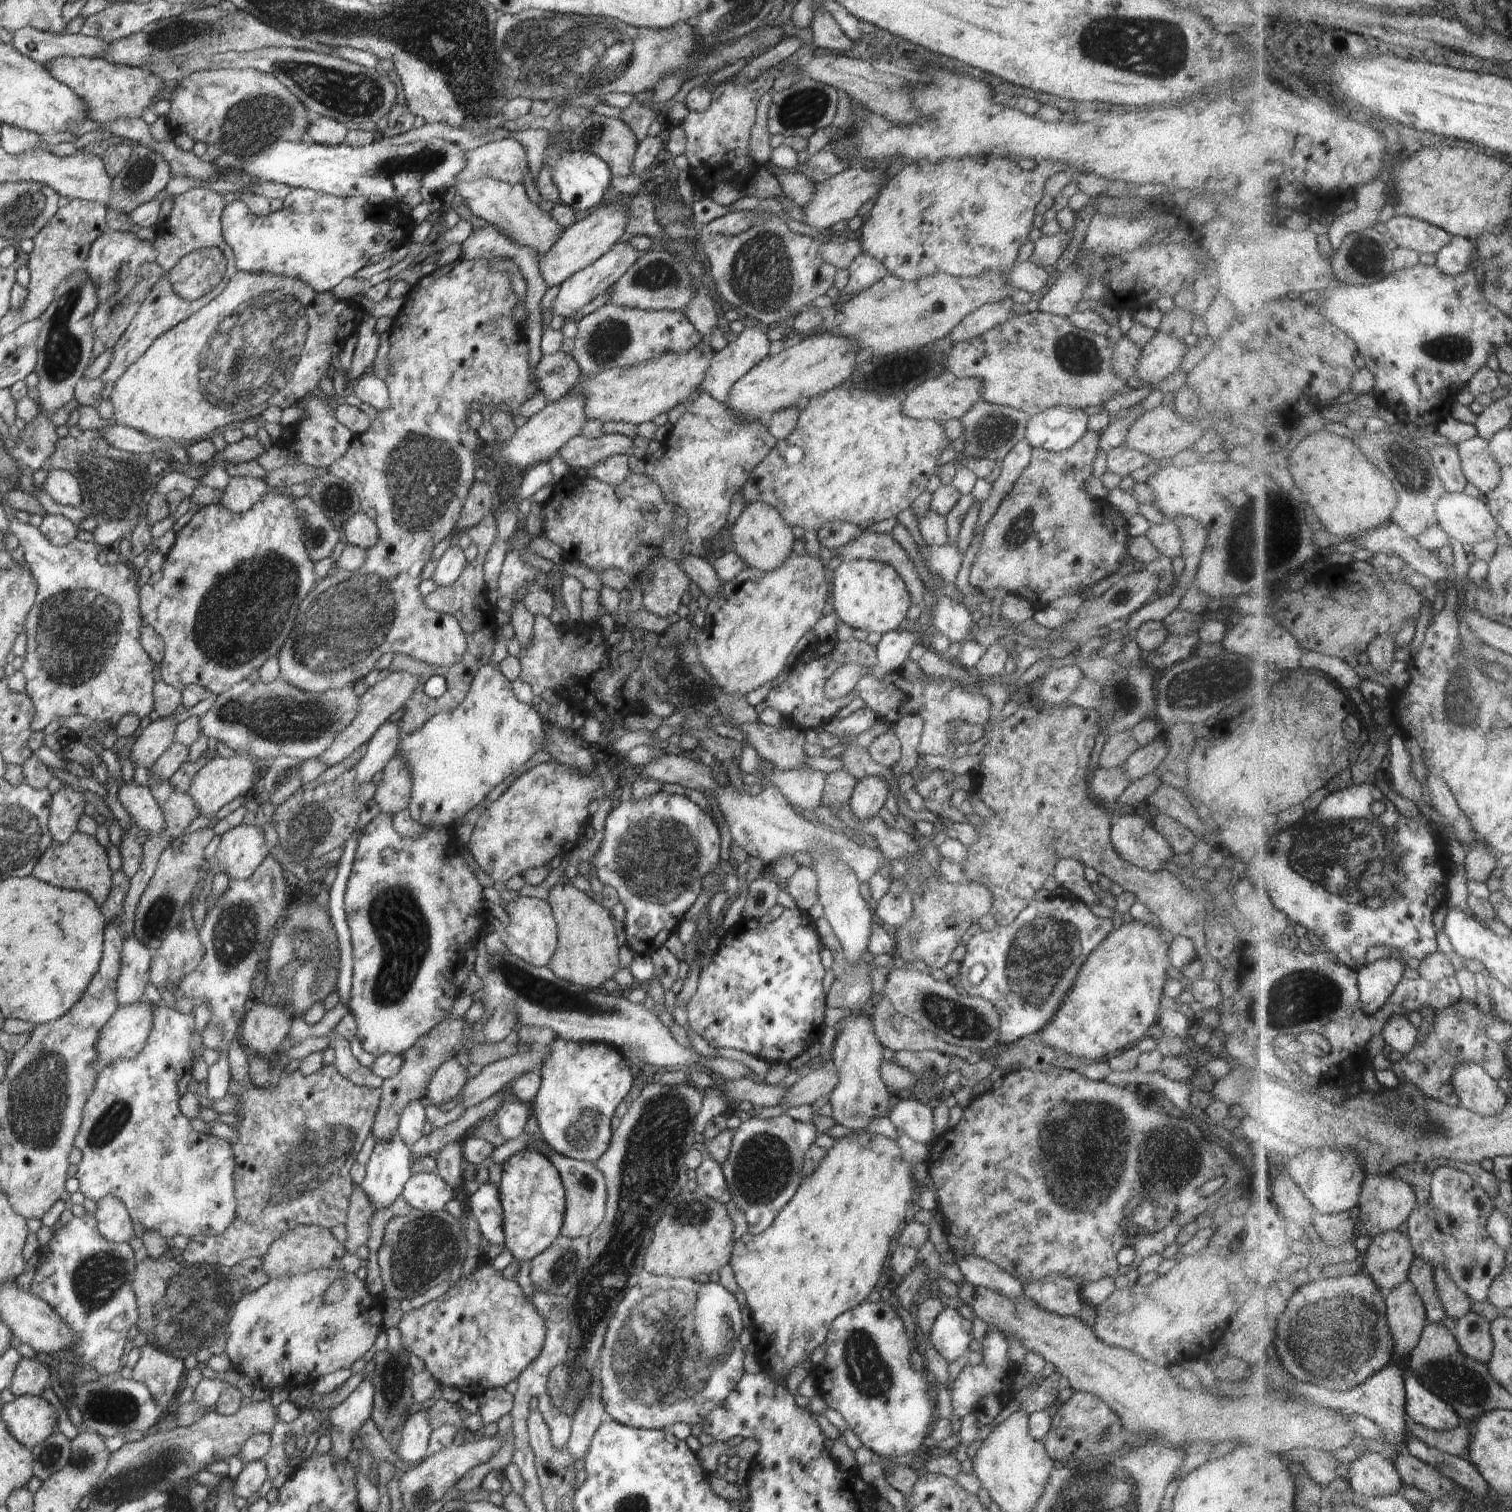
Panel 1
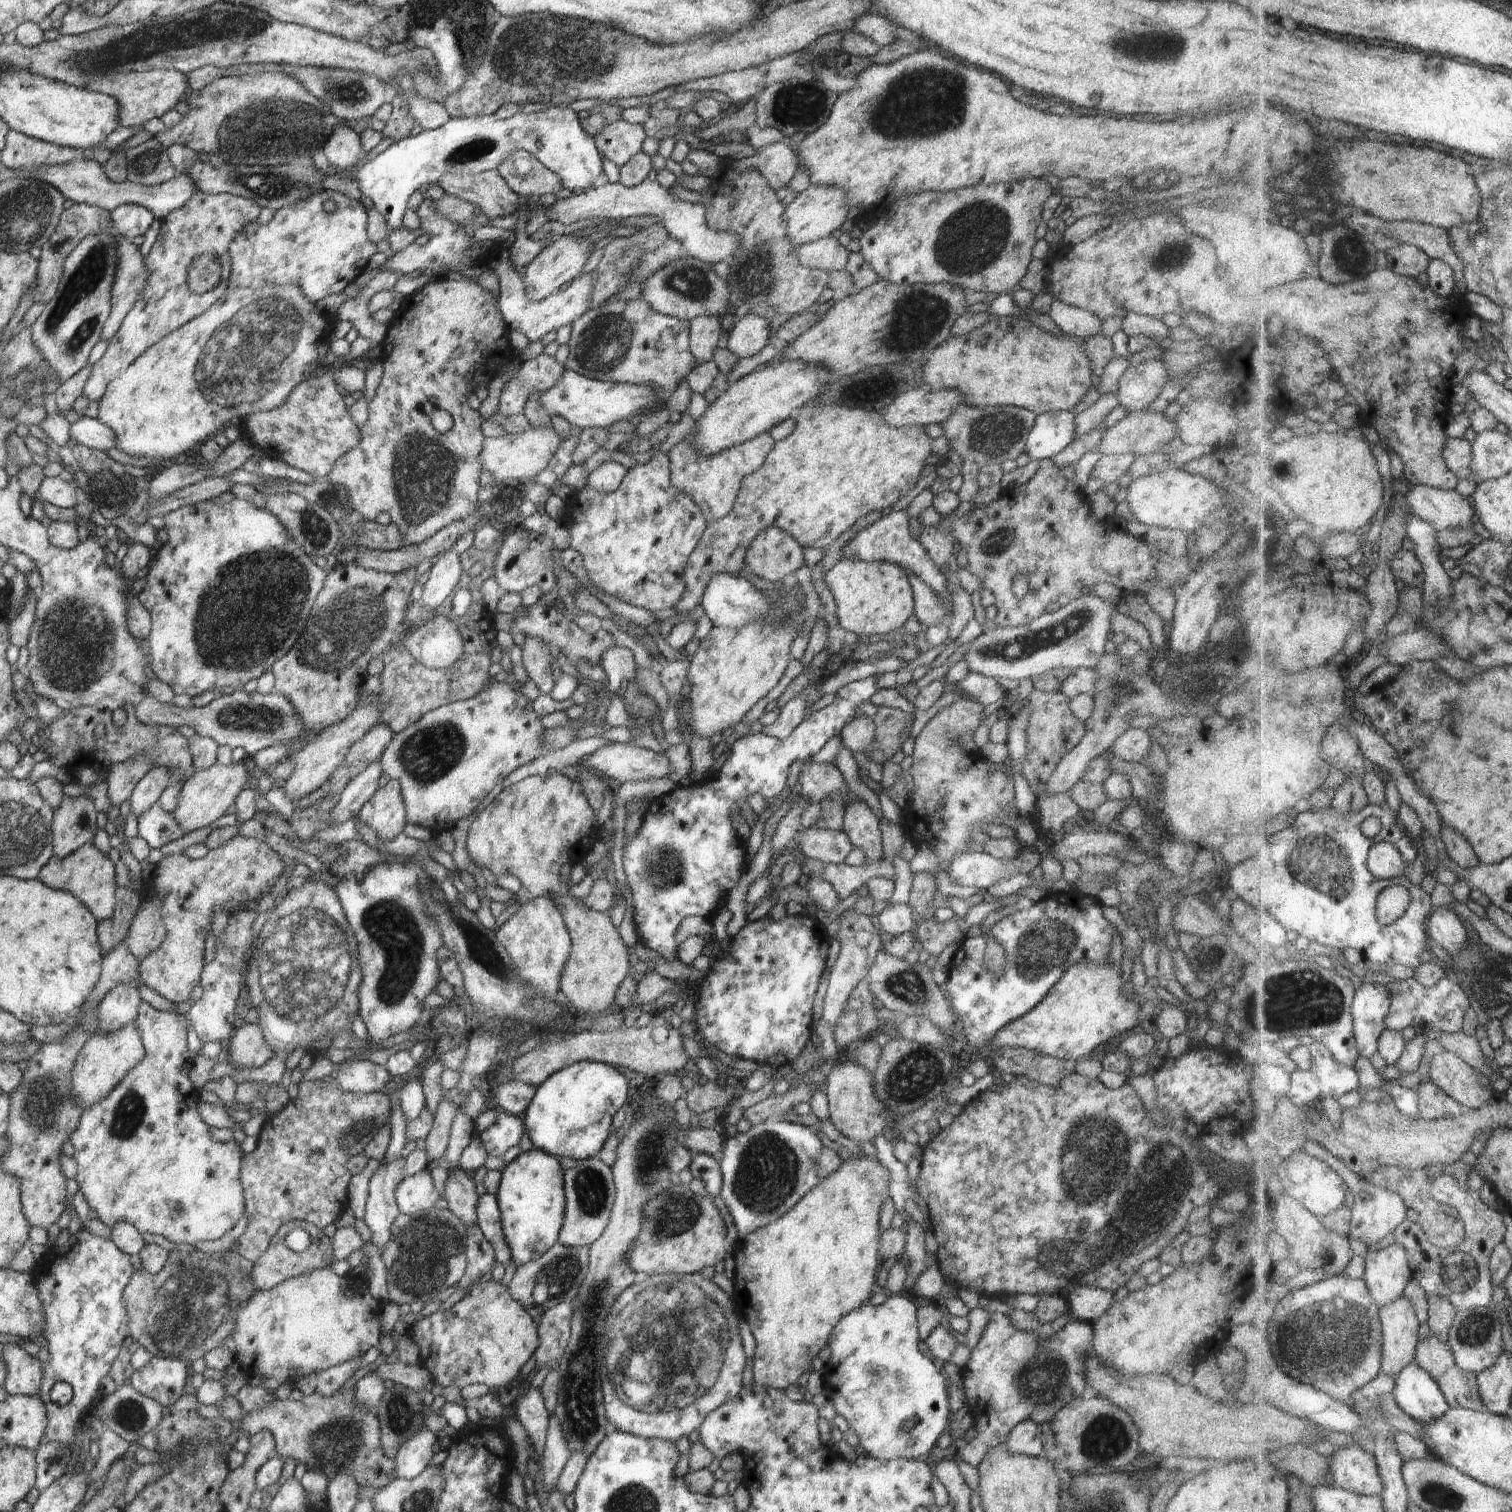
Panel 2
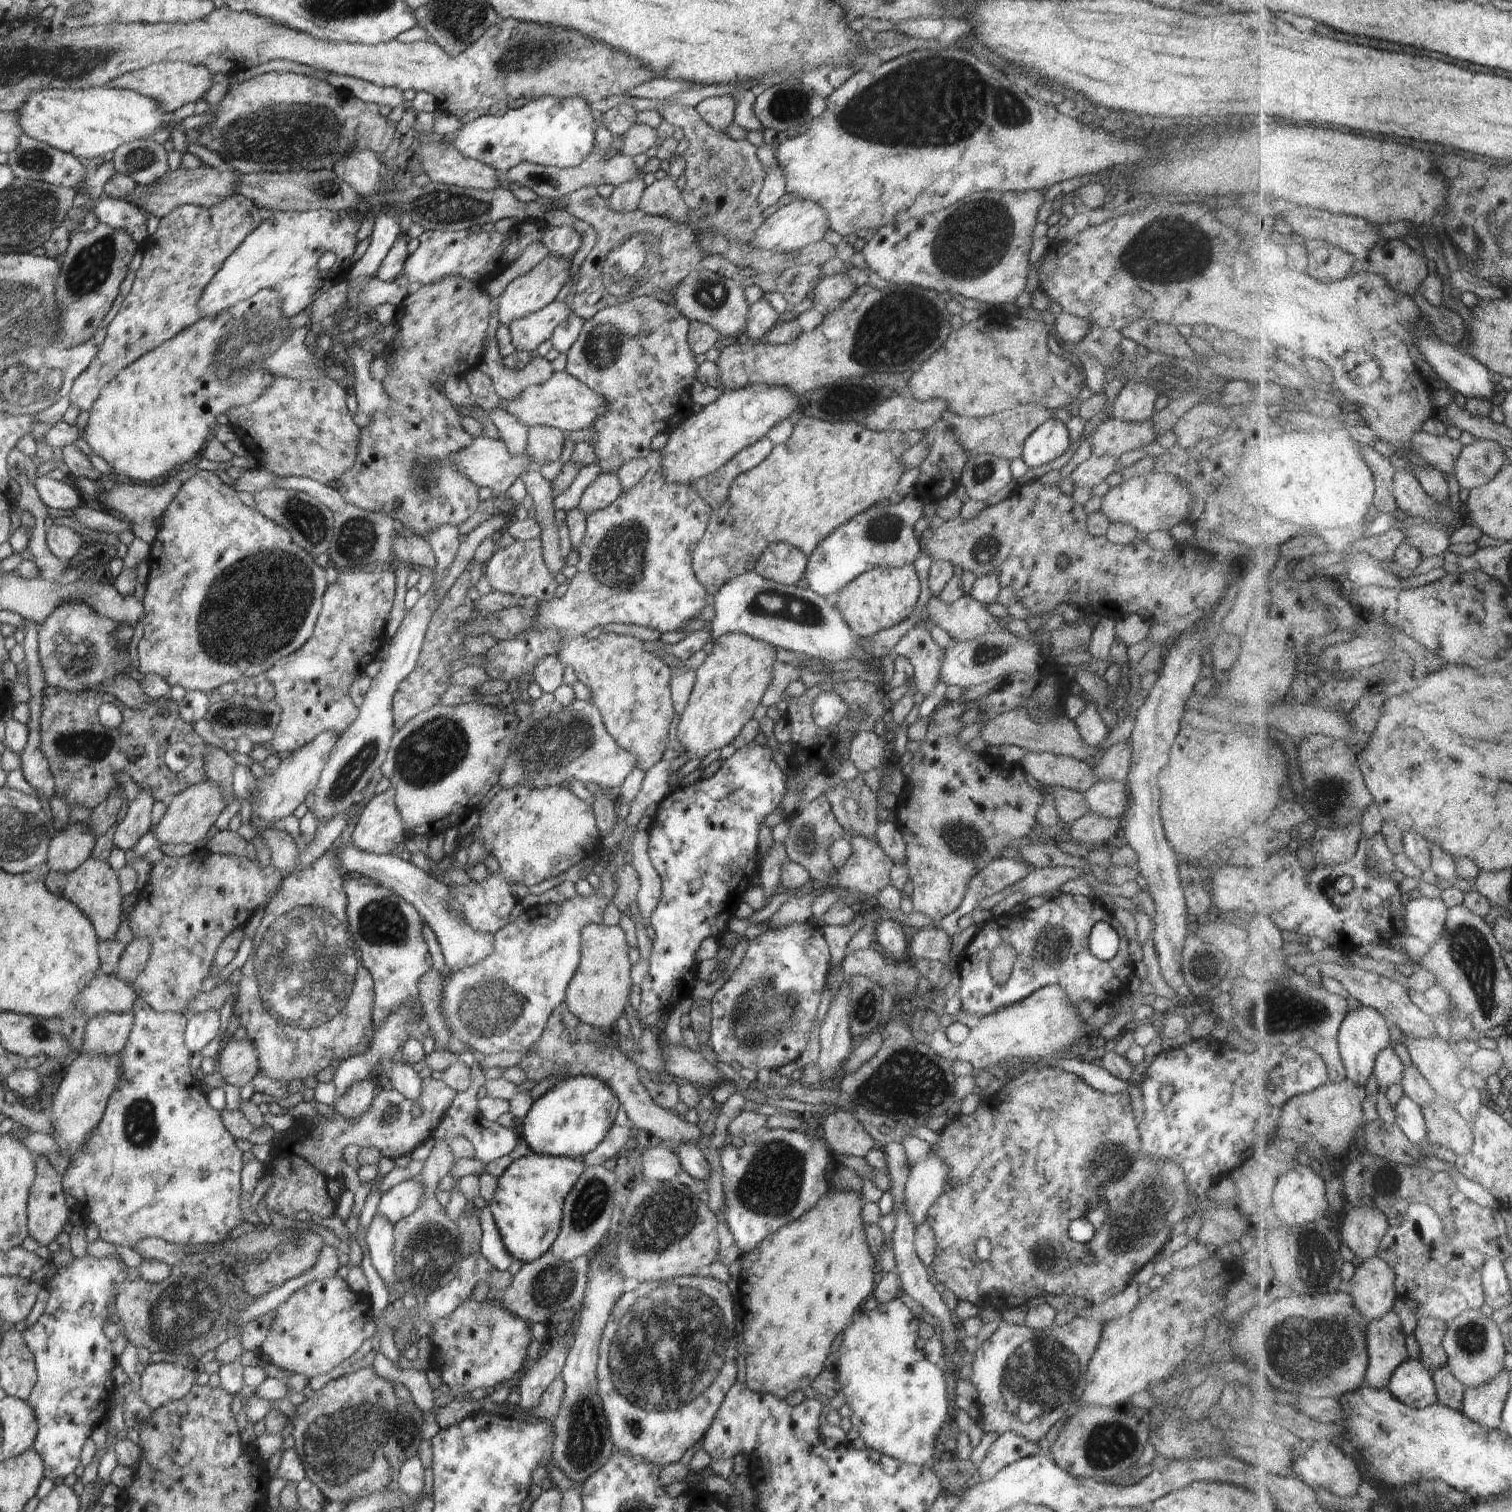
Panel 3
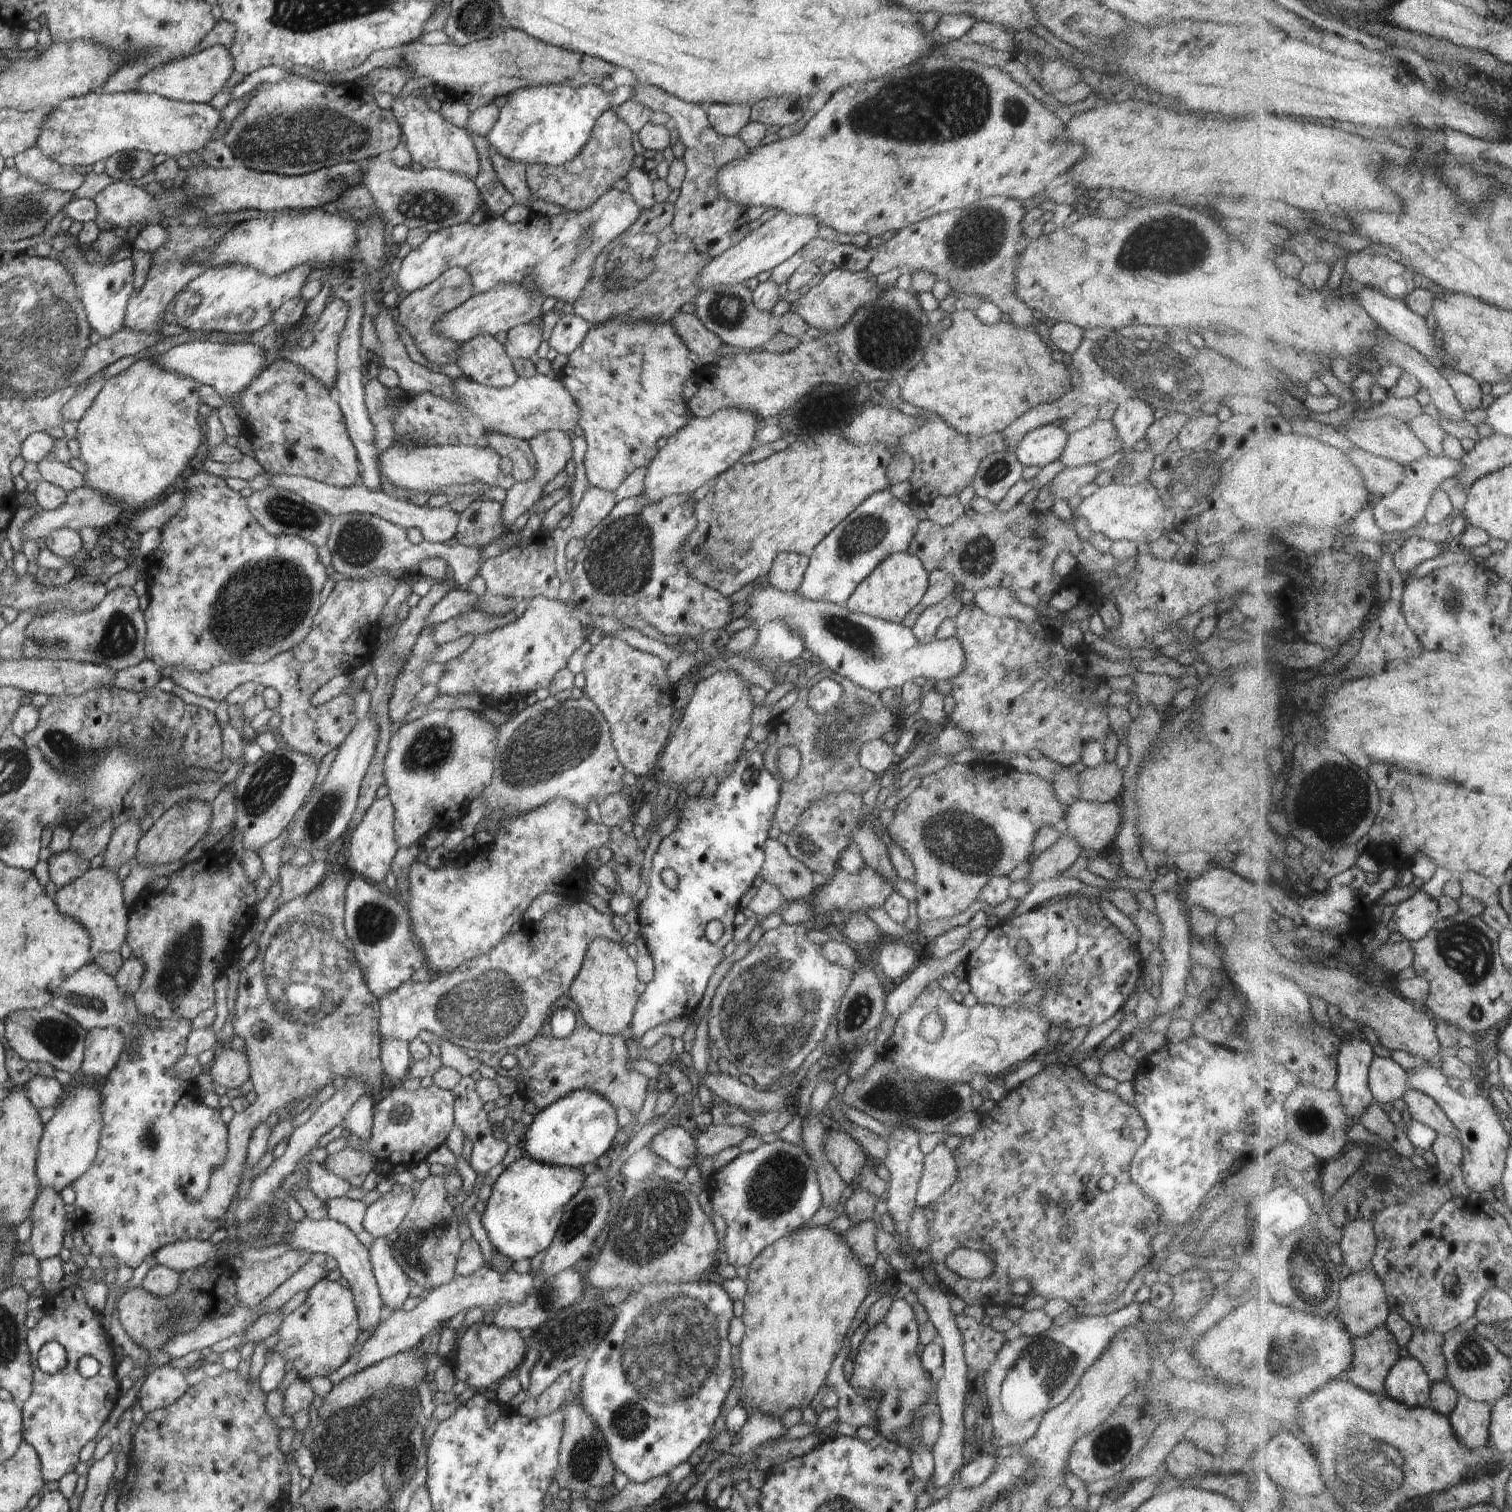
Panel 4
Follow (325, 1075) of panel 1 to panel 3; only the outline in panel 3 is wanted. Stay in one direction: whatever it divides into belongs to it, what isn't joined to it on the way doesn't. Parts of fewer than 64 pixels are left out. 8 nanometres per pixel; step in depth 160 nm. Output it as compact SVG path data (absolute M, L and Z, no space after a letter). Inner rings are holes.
M428 1077L422 1079L418 1100L408 1100L387 1084L372 1100L368 1110L354 1120L346 1120L338 1113L330 1118L322 1115L316 1116L314 1120L298 1118L286 1131L285 1139L280 1138L280 1142L273 1143L272 1159L264 1164L264 1173L270 1172L274 1178L272 1186L263 1196L268 1213L276 1212L290 1219L296 1219L300 1211L320 1218L333 1216L346 1190L341 1174L343 1151L347 1147L355 1145L361 1149L376 1148L382 1156L394 1161L411 1154L426 1139L434 1138L435 1130L449 1110L454 1096L456 1093L446 1084ZM415 1101L422 1110L417 1118L412 1116Z

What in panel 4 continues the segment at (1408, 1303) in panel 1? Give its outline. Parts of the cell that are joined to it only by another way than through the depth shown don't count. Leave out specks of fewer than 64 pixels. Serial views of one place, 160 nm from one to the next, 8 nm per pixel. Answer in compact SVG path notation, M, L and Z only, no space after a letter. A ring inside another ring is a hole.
M1388 1326L1365 1337L1355 1337L1356 1362L1349 1372L1350 1381L1376 1394L1387 1392L1387 1378L1401 1360L1401 1344Z

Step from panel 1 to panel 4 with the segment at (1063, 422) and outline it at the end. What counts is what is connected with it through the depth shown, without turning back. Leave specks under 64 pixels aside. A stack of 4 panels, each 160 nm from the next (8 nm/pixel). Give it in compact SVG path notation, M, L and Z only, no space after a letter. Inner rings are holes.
M1060 422L1038 427L1026 433L1026 436L1018 443L1013 452L1023 467L1038 466L1040 469L1058 460L1065 449L1068 440L1067 432L1062 428Z

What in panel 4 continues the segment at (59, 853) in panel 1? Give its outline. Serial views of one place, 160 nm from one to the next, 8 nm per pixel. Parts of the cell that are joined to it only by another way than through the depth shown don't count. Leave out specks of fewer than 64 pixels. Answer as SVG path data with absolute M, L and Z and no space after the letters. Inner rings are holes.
M104 865L90 867L82 876L56 889L53 901L72 920L79 922L89 934L90 954L95 960L97 954L118 951L127 940L130 906L125 904L123 886L117 874Z

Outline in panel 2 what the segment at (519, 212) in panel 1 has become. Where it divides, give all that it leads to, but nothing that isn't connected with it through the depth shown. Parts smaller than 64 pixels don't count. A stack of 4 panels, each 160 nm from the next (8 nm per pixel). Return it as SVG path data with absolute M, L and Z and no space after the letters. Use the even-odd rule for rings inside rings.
M496 169L473 175L449 173L439 185L448 195L479 207L490 219L514 214L520 206L519 196Z

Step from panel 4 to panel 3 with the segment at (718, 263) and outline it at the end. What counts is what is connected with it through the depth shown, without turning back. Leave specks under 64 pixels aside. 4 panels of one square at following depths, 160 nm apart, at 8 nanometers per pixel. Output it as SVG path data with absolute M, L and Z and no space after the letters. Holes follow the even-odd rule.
M794 199L776 210L770 218L757 229L756 235L748 242L756 250L776 250L782 254L790 254L796 250L802 250L810 244L822 241L828 232L828 218L822 212L822 206L810 202L810 200Z

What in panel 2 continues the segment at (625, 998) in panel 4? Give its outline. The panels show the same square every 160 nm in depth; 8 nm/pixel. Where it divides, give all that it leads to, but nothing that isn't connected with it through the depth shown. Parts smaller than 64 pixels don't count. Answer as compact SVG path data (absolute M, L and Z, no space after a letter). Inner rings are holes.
M566 893L553 898L568 929L571 953L563 966L560 990L574 1012L598 1014L613 1002L620 983L629 974L630 949L624 944L618 929L612 925L609 913L589 909L582 899Z

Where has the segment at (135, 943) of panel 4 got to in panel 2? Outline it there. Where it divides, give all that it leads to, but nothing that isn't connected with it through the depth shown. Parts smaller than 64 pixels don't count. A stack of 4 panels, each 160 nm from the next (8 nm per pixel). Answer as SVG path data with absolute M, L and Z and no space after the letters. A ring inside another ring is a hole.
M236 835L231 841L225 842L225 845L209 850L206 856L199 859L190 859L183 853L165 856L140 889L140 892L150 893L151 897L160 895L163 898L161 915L167 928L166 938L160 948L139 961L141 982L173 1004L190 998L192 990L198 986L205 965L204 938L211 930L213 912L221 908L229 914L236 905L243 905L243 902L266 894L282 874L286 862L268 843L244 835Z

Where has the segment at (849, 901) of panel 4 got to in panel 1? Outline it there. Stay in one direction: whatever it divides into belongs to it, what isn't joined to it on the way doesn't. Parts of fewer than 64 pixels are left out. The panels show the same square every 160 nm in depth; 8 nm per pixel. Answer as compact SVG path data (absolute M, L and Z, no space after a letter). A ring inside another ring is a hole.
M869 776L860 779L849 798L849 807L855 817L867 821L879 814L885 806L889 792L889 784L881 776Z

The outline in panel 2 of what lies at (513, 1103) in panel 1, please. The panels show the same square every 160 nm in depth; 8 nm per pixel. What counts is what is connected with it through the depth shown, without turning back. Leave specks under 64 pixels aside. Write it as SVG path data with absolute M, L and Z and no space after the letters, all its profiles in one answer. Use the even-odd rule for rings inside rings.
M506 1112L498 1114L496 1121L479 1138L489 1156L502 1156L508 1148L519 1144L522 1133L522 1120L518 1115Z

